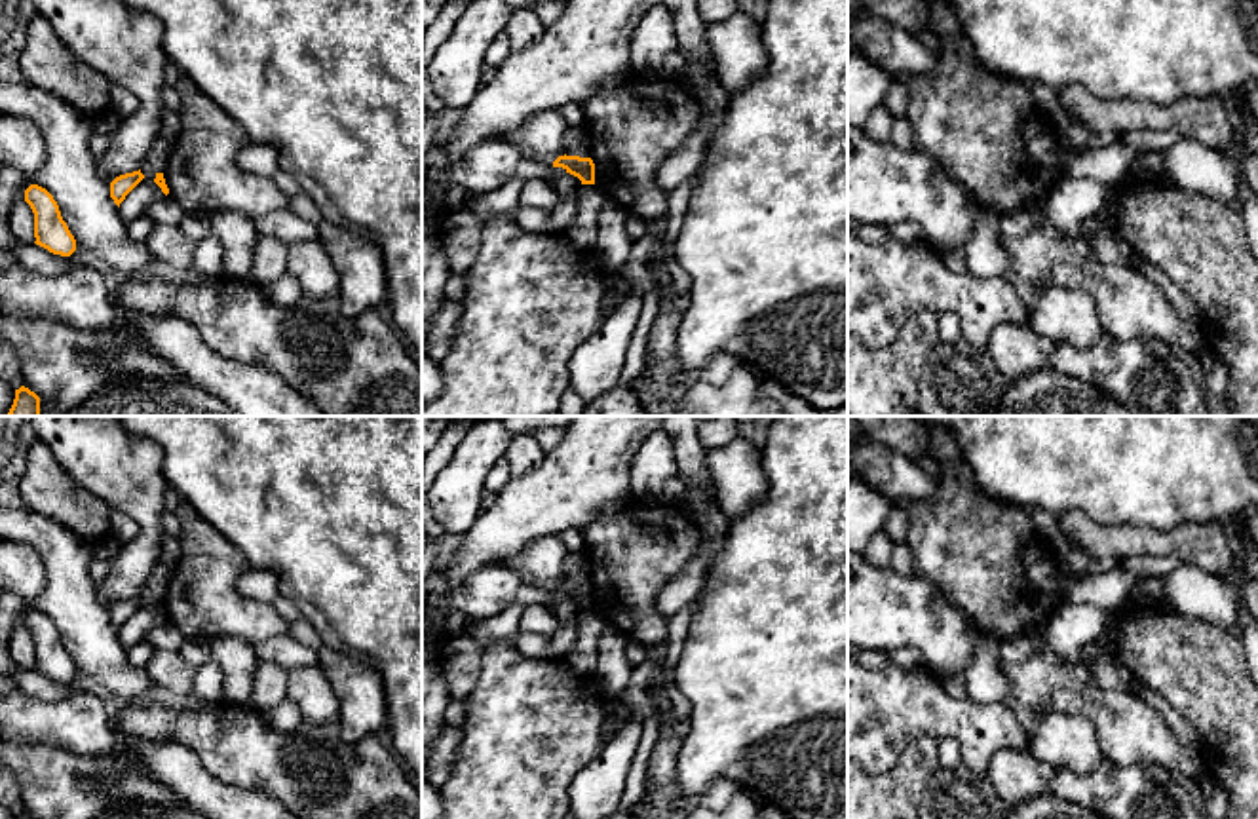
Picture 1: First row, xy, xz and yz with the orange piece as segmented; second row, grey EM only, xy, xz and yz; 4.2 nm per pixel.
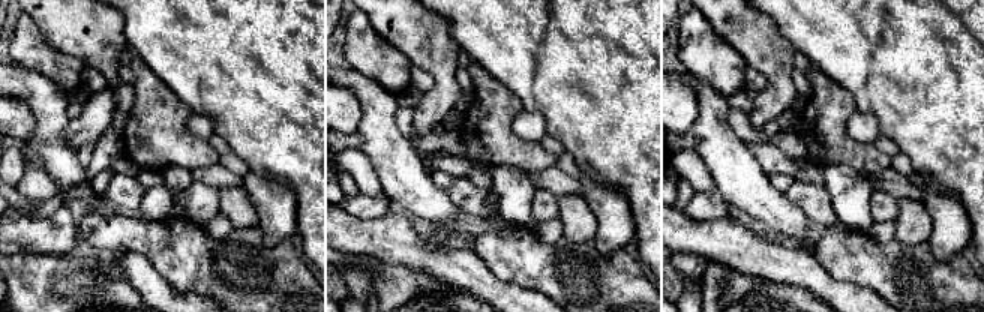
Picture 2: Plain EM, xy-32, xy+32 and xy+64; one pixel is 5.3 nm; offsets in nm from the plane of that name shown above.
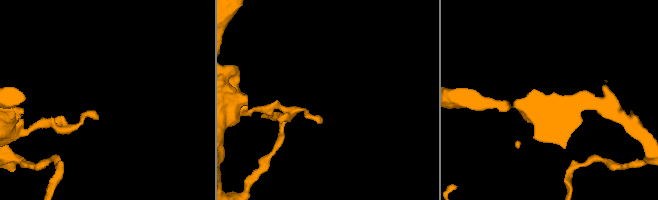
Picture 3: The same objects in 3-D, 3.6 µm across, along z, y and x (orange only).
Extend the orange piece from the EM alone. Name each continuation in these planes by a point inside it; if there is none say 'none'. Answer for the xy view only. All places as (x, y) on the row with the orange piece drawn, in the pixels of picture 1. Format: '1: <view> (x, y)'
none

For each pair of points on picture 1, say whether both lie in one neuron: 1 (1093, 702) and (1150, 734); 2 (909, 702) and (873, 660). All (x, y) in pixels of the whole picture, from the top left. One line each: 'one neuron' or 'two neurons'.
1: one neuron
2: two neurons

